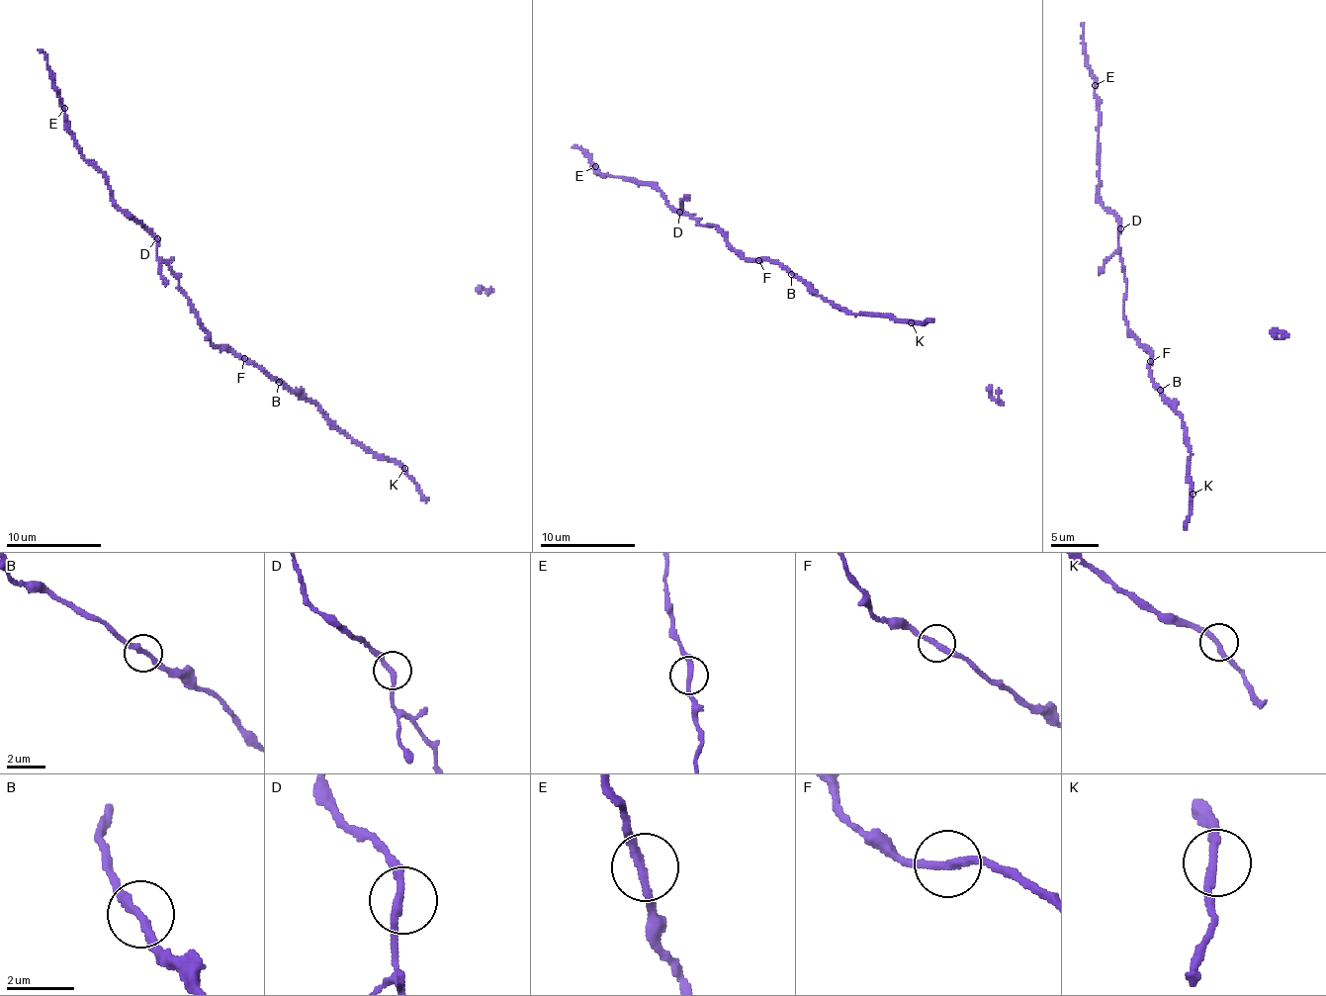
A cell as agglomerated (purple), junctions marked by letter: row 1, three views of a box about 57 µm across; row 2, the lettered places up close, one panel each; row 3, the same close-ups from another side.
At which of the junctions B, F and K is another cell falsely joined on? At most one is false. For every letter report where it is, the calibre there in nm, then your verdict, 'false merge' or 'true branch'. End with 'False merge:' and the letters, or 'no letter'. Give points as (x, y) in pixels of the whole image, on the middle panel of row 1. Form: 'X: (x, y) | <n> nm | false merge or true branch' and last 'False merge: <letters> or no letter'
B: (791, 274) | 240 nm | true branch
F: (758, 260) | 240 nm | false merge
K: (911, 322) | 240 nm | true branch
False merge: F

